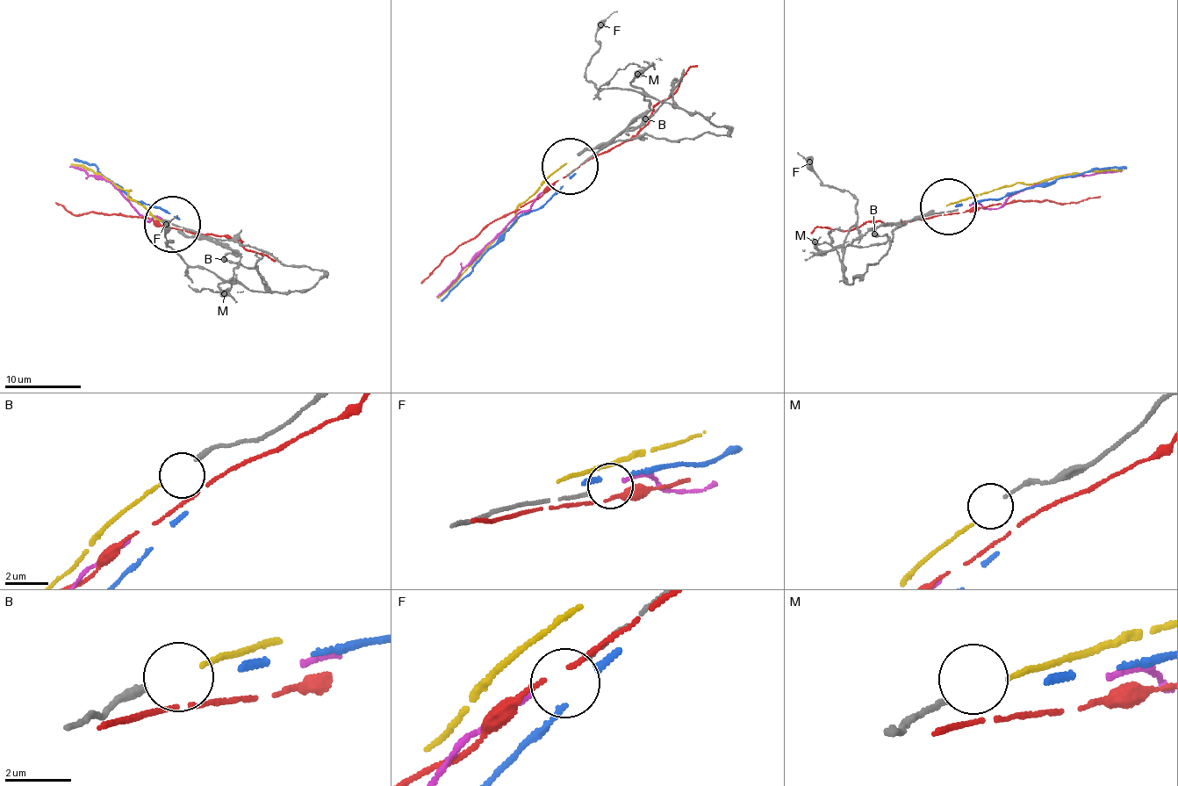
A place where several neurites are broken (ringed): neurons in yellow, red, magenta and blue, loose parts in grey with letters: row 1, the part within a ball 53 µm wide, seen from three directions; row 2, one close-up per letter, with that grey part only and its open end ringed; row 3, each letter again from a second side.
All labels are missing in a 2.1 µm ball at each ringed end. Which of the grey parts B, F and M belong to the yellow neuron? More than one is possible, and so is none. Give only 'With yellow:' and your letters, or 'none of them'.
With yellow: B

